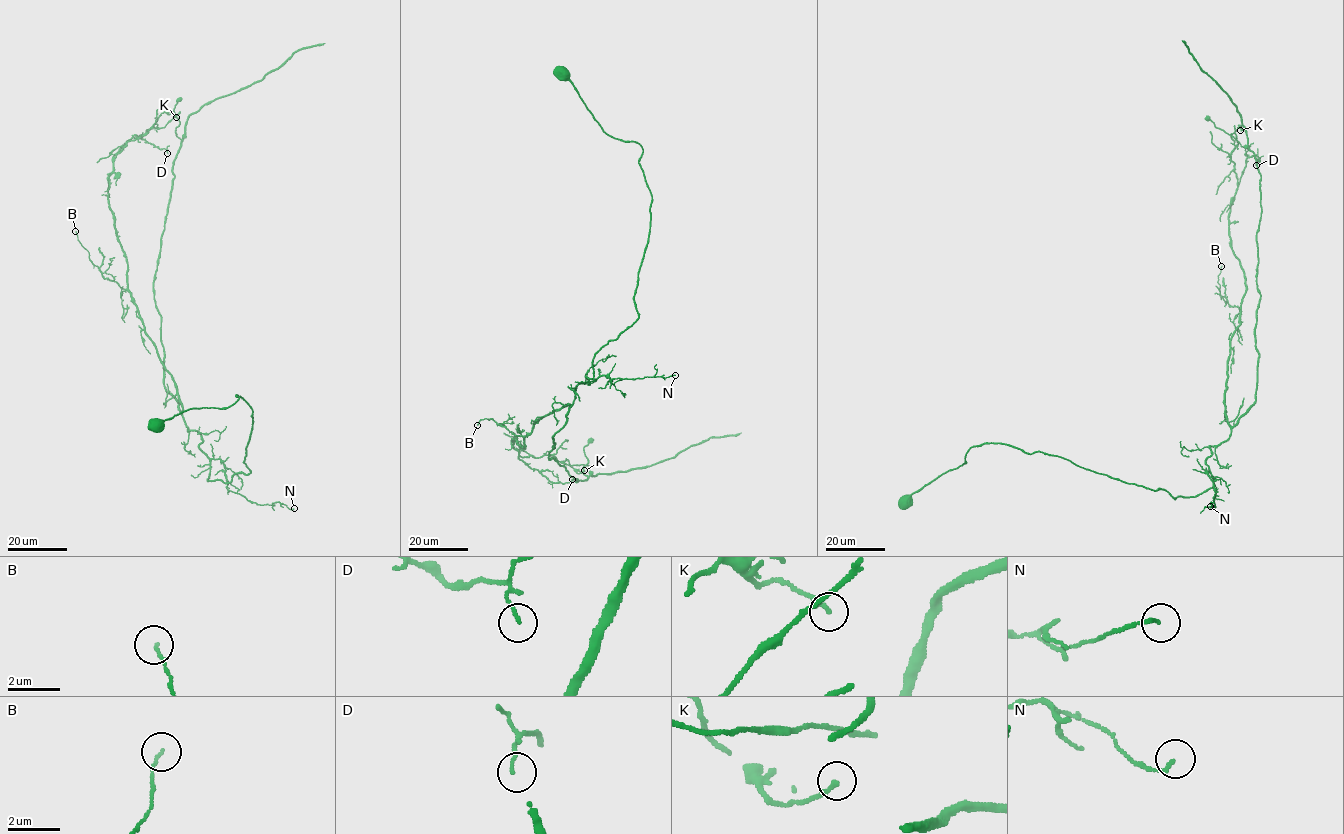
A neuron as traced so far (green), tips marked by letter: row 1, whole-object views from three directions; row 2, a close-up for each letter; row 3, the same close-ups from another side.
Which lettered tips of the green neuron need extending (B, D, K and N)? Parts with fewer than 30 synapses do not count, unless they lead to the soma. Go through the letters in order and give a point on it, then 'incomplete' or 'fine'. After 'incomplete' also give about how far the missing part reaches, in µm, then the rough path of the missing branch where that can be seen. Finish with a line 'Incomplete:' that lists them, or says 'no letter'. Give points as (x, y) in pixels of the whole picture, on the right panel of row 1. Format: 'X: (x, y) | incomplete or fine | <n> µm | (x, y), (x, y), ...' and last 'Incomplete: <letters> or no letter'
B: (1221, 266) | fine
D: (1256, 165) | fine
K: (1240, 130) | fine
N: (1210, 506) | fine
Incomplete: no letter

